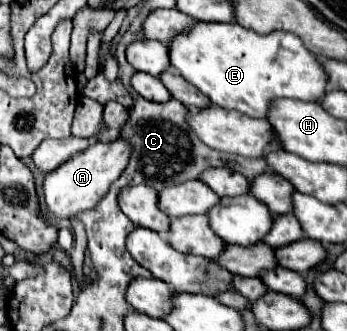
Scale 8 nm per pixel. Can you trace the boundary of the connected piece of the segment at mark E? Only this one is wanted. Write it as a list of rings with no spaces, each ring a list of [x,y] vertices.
[[[196,21],[194,27],[170,39],[168,51],[170,65],[214,105],[236,109],[250,117],[266,117],[268,105],[276,97],[318,101],[326,93],[326,73],[318,57],[302,45],[298,35],[288,31],[262,35],[244,29],[236,21]]]

